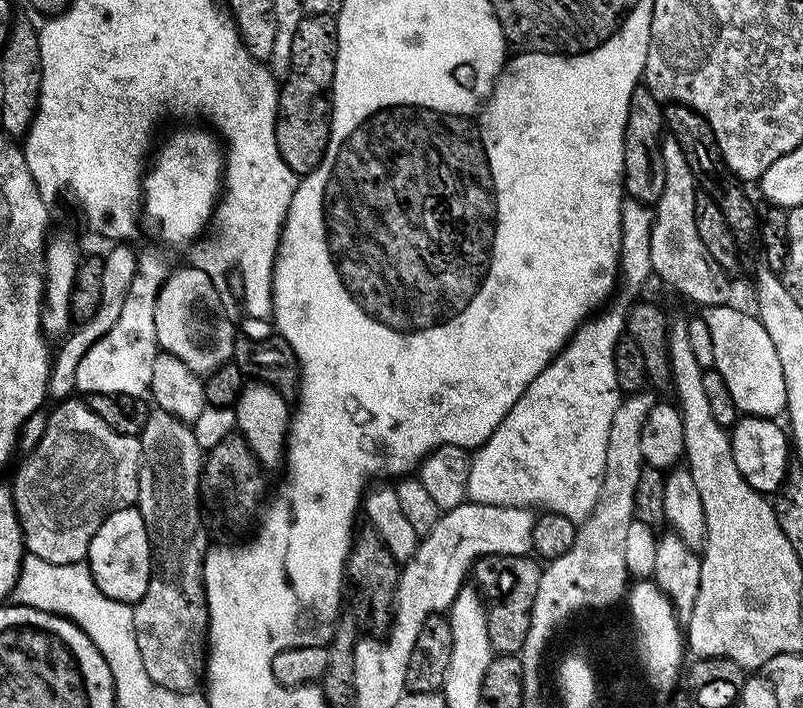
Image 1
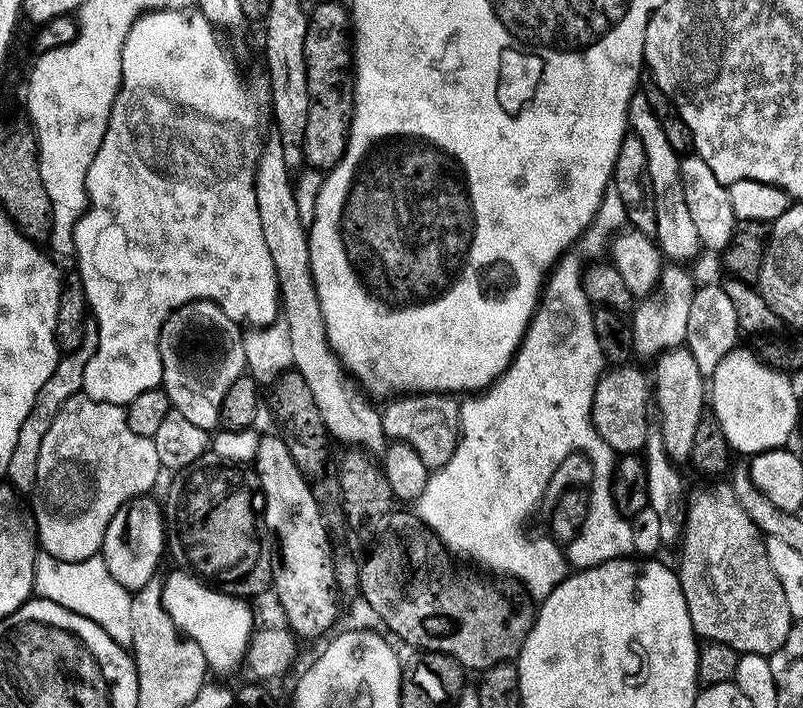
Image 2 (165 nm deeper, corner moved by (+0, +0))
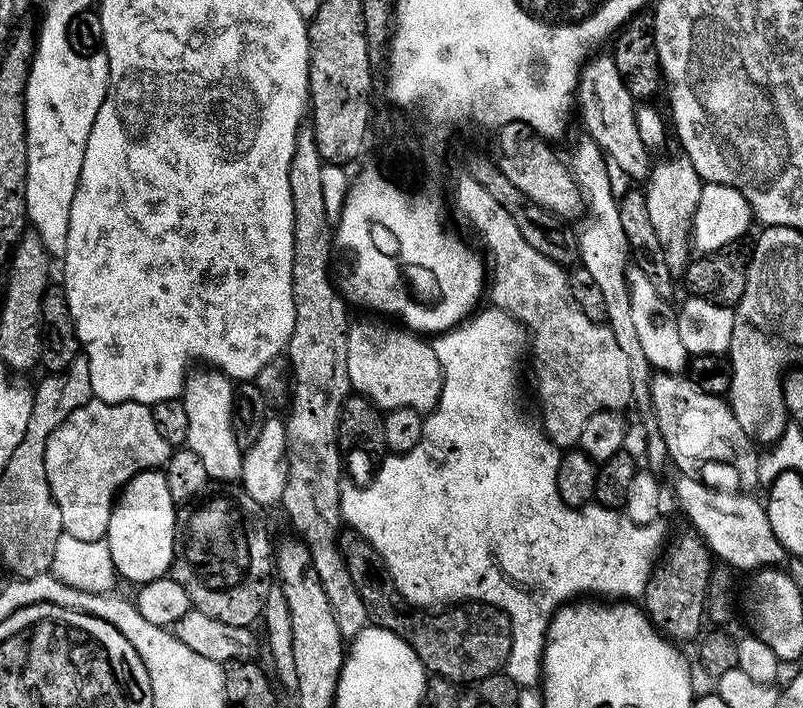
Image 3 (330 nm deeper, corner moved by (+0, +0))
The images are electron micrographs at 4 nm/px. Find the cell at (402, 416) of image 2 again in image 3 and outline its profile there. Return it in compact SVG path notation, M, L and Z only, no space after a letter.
M353 319L348 325L346 370L353 393L365 396L381 410L413 408L427 414L440 400L444 386L444 370L440 367L431 343L403 327L379 324L379 319Z

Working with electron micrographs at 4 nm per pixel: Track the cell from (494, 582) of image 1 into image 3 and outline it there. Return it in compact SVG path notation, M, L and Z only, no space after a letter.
M347 531L345 536L344 550L350 578L365 603L369 621L401 636L414 650L414 654L418 654L432 676L441 676L457 686L467 686L505 667L511 654L512 628L510 618L502 609L493 604L460 602L432 613L428 612L432 610L410 604L391 579L386 578L380 555L355 532Z

